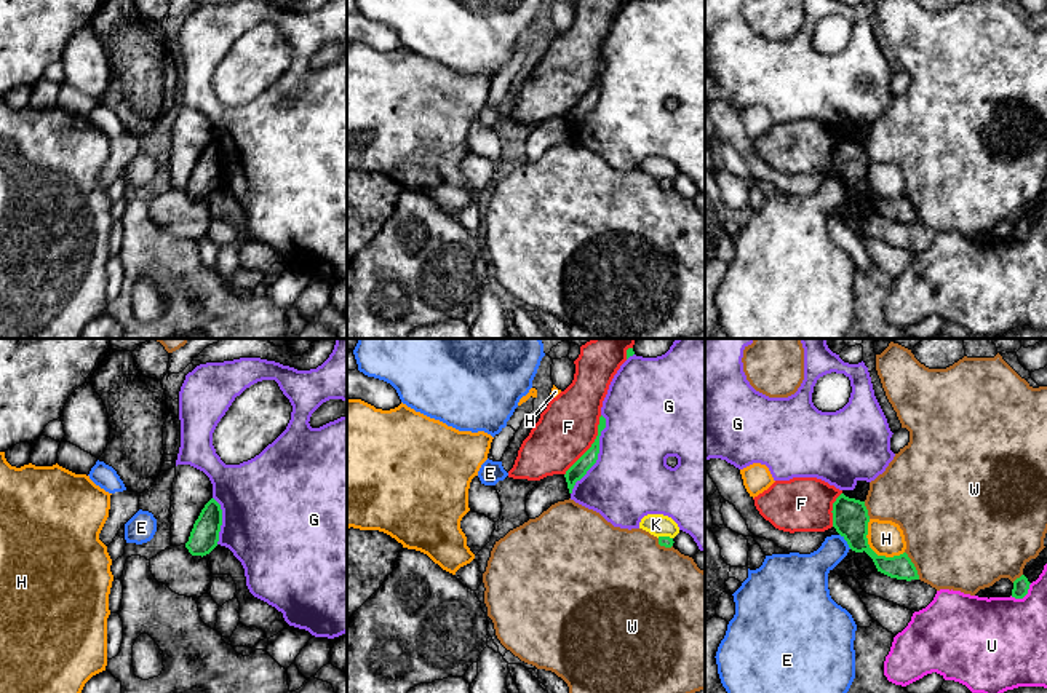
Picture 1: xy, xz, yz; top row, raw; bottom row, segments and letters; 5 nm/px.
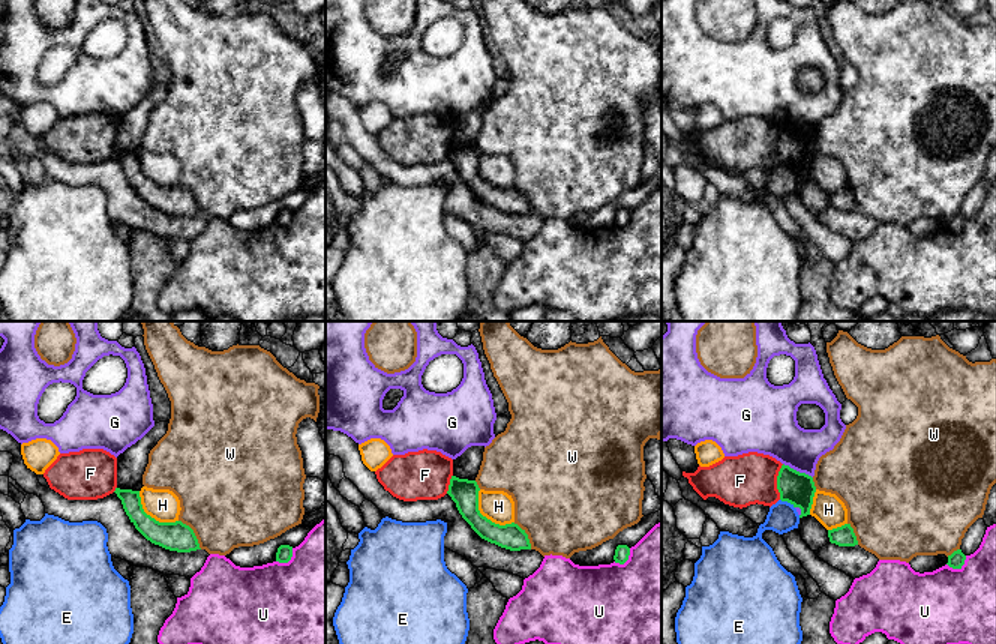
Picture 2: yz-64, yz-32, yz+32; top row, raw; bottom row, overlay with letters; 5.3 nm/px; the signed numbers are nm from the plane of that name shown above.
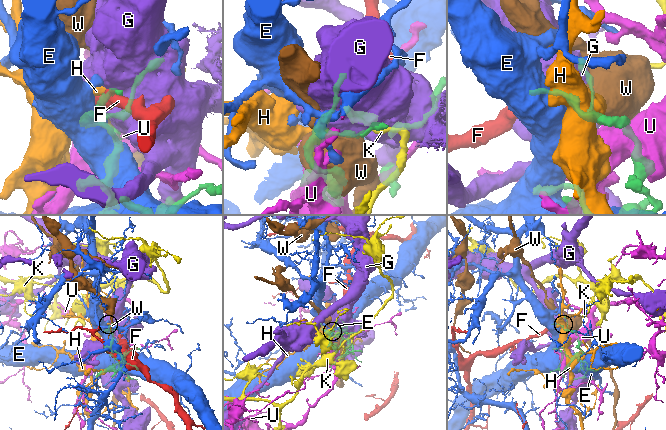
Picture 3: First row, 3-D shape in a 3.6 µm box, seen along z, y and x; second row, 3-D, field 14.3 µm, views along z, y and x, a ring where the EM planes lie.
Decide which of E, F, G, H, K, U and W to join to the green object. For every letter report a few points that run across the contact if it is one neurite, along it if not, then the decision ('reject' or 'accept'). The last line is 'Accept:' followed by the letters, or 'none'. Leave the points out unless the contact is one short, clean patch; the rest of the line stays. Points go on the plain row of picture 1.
E: reject
F: reject
G: reject
H: line yz (868, 162), (867, 186), (878, 197), (899, 198), (903, 195); reject
K: reject
U: reject
W: reject
Accept: none

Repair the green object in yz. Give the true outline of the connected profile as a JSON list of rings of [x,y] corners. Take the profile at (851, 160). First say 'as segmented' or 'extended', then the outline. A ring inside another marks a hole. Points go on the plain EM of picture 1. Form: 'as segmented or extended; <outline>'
as segmented; [[[841,136],[833,145],[833,169],[855,195],[866,195],[878,214],[897,222],[919,222],[918,212],[906,195],[894,200],[878,198],[868,187],[868,152],[865,144]]]

